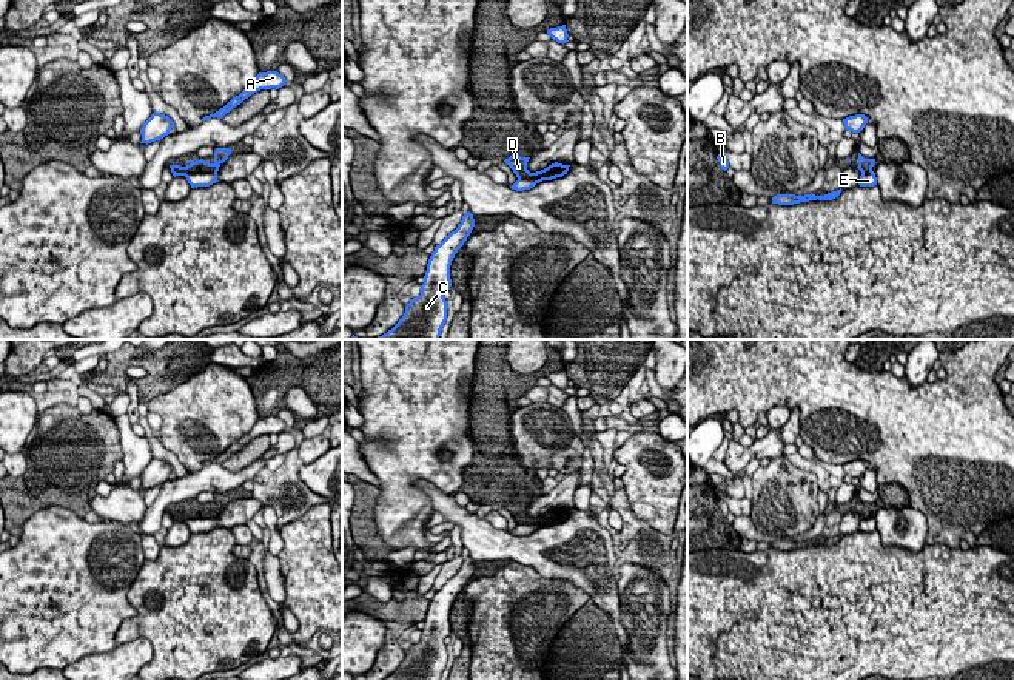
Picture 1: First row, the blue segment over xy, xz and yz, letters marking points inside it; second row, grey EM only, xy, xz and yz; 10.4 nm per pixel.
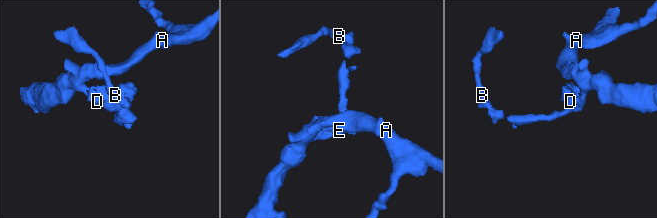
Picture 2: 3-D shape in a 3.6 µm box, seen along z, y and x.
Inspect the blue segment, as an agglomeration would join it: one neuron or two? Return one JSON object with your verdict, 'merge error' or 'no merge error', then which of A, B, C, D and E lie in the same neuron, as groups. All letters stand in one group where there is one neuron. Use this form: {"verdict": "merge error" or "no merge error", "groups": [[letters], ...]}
{"verdict": "merge error", "groups": [["A", "B", "C", "E"], ["D"]]}

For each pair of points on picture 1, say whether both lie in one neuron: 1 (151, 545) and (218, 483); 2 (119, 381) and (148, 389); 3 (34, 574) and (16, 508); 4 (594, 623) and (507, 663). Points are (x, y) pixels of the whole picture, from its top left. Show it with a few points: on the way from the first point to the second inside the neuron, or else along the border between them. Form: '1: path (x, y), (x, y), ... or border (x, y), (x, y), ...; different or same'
1: border (142, 534), (151, 535); different
2: path (124, 367), (128, 363), (142, 363), (150, 375); same
3: border (47, 506), (25, 521), (19, 535); different
4: border (574, 614), (560, 629), (547, 651); different

